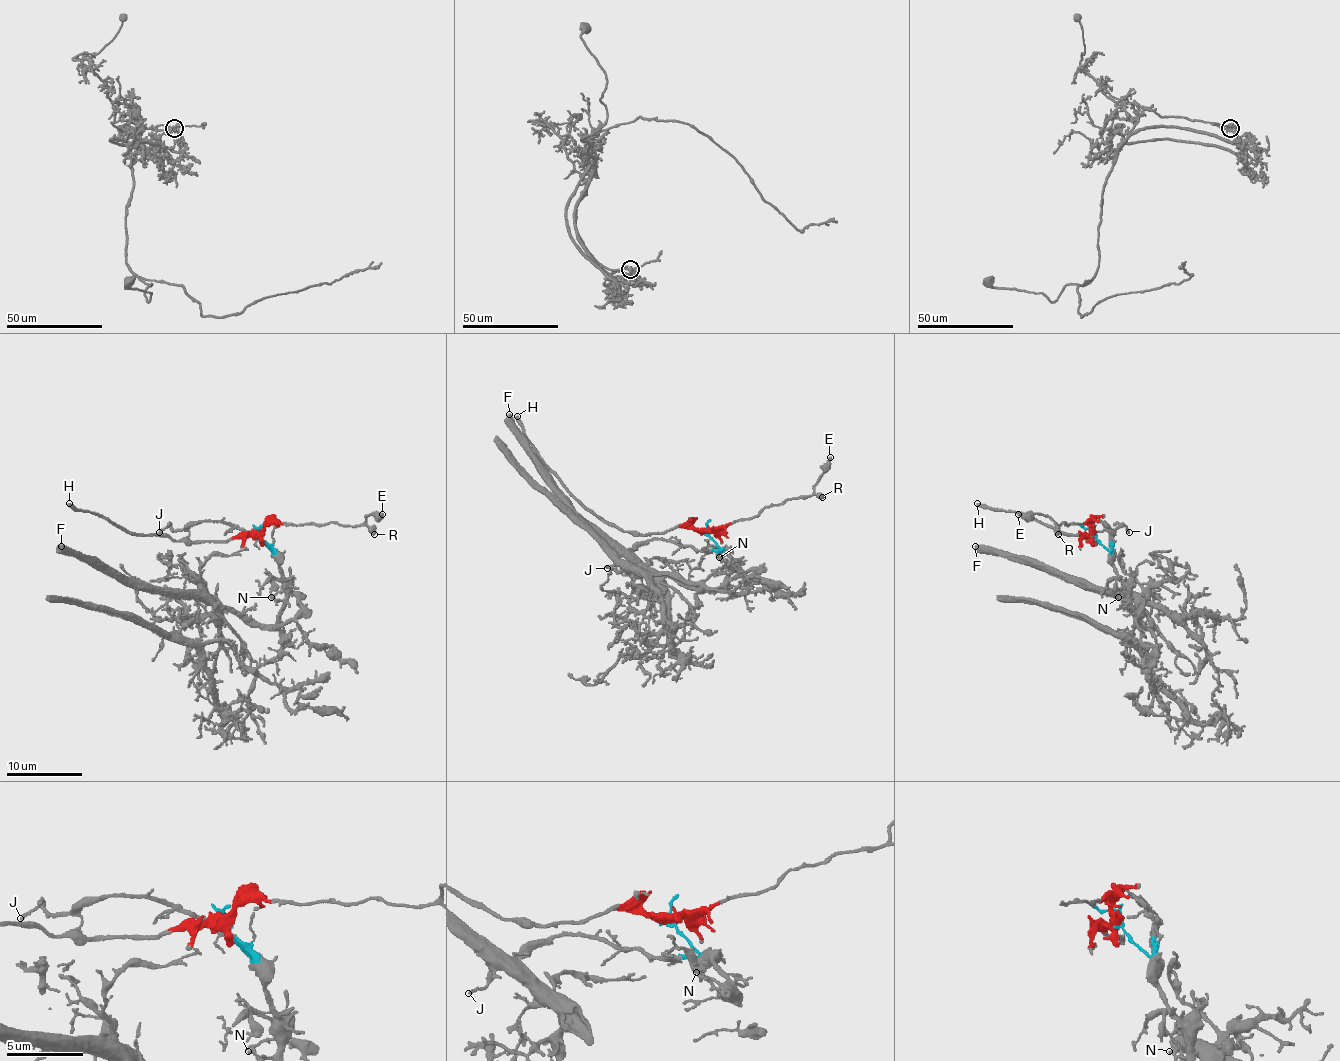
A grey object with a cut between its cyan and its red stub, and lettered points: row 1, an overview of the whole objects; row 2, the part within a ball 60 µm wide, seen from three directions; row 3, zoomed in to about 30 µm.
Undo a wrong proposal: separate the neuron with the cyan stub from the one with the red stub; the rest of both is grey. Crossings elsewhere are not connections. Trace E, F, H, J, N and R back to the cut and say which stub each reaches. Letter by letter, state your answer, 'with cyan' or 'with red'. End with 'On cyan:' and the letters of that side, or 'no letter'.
E: with red
F: with cyan
H: with red
J: with cyan
N: with cyan
R: with red
On cyan: F, J, N

